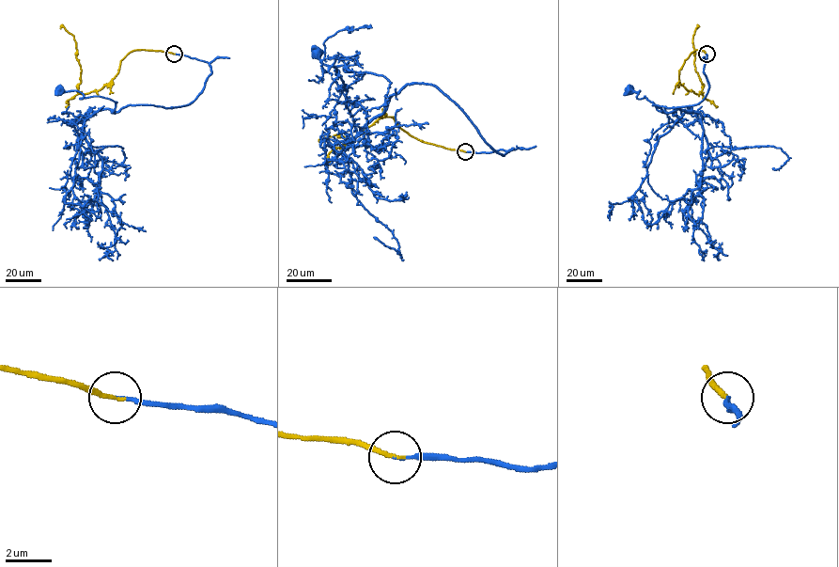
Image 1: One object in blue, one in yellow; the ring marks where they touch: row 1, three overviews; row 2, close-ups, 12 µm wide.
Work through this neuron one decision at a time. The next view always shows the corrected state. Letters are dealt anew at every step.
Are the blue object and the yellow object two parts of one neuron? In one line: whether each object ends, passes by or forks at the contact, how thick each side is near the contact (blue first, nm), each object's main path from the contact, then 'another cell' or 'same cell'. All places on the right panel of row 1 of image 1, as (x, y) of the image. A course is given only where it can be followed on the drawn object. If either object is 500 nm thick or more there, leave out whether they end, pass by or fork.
blue ends | yellow ends | 130/180 nm | blue via (706, 54), (708, 91), (699, 103), (653, 104), (675, 111), (664, 113), (629, 90) | yellow via (706, 54), (695, 50), (679, 70), (679, 83), (695, 94), (702, 85), (693, 62), (697, 28) | same cell

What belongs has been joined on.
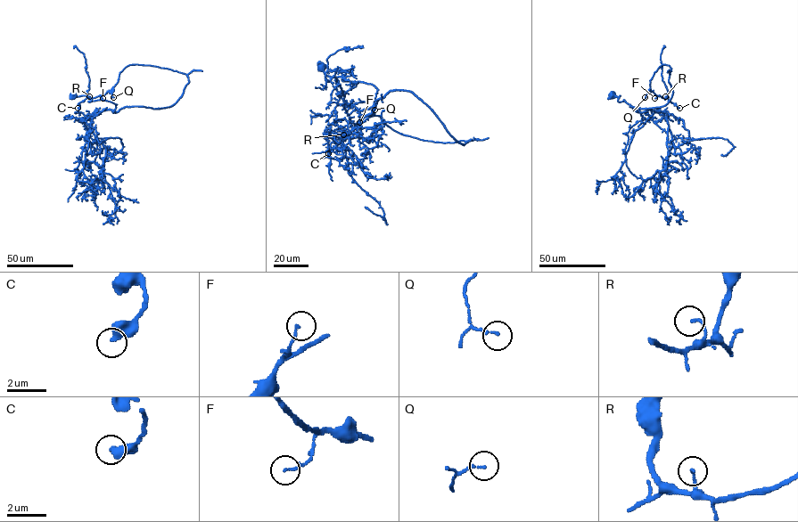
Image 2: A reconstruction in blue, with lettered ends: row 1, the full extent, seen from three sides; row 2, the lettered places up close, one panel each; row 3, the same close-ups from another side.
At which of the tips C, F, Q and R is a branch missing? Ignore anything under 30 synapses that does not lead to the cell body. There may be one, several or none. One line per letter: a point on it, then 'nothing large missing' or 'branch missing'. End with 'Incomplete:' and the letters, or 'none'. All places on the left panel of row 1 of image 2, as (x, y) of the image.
C: place (78, 108); nothing large missing
F: place (102, 98); nothing large missing
Q: place (113, 97); nothing large missing
R: place (89, 96); nothing large missing
Incomplete: none

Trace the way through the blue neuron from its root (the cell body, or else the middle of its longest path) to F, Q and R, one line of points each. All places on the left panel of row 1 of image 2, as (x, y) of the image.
F: (71, 95), (112, 101), (112, 112), (126, 106), (165, 108), (181, 96), (188, 77), (130, 64), (102, 98)
Q: (71, 95), (112, 101), (112, 112), (165, 108), (188, 77), (130, 64), (113, 97)
R: (71, 95), (112, 101), (112, 112), (165, 108), (188, 77), (130, 64), (111, 89), (89, 96)

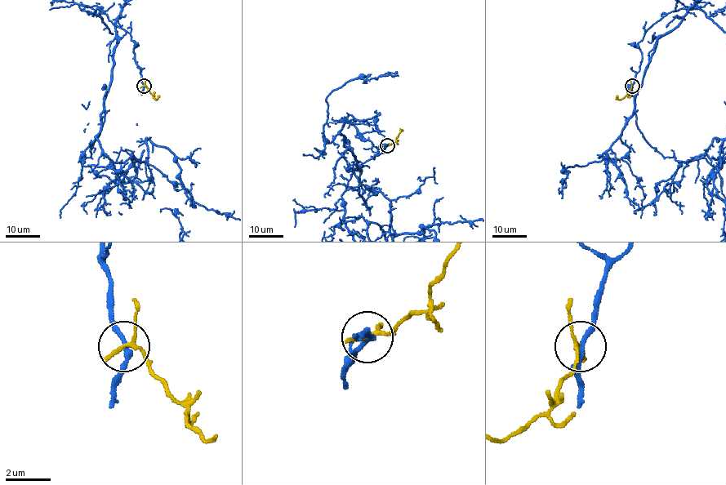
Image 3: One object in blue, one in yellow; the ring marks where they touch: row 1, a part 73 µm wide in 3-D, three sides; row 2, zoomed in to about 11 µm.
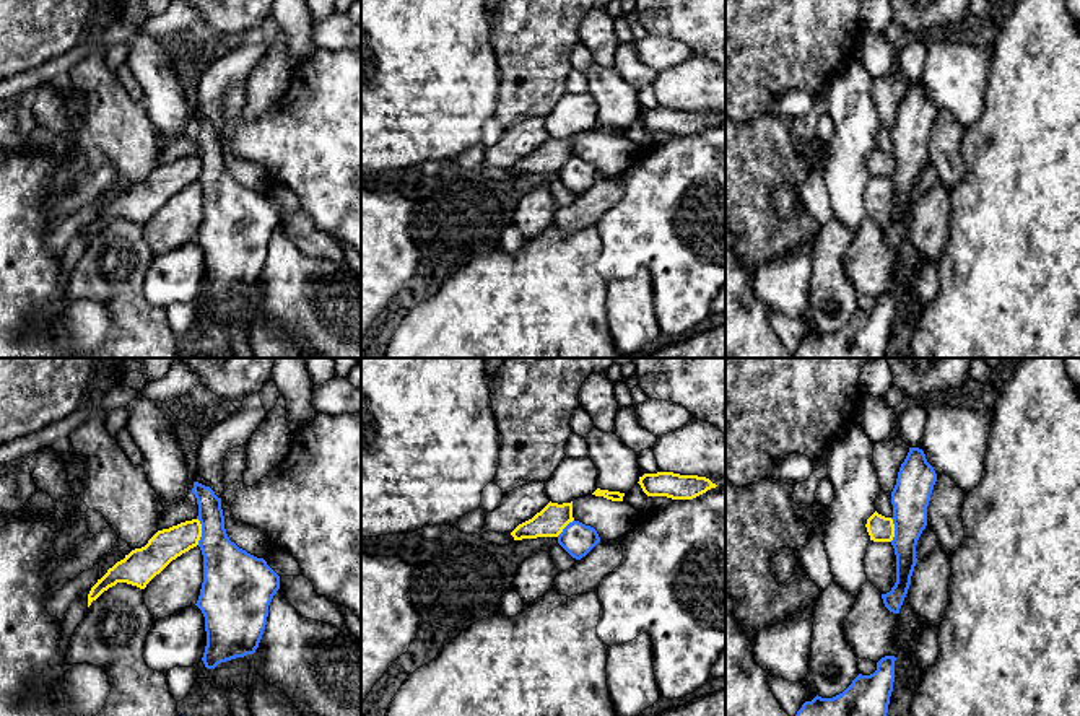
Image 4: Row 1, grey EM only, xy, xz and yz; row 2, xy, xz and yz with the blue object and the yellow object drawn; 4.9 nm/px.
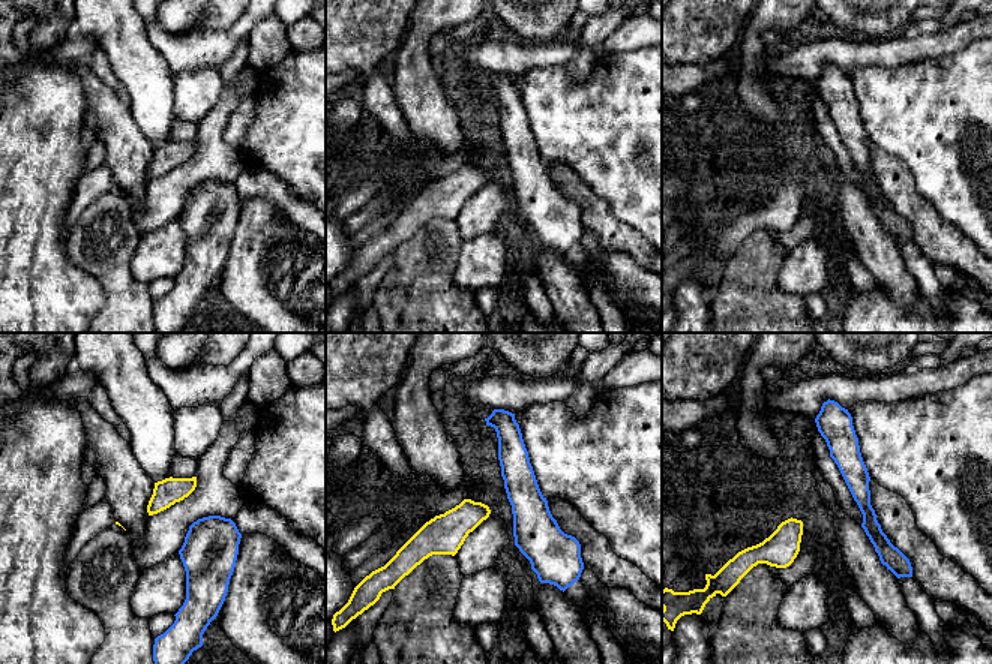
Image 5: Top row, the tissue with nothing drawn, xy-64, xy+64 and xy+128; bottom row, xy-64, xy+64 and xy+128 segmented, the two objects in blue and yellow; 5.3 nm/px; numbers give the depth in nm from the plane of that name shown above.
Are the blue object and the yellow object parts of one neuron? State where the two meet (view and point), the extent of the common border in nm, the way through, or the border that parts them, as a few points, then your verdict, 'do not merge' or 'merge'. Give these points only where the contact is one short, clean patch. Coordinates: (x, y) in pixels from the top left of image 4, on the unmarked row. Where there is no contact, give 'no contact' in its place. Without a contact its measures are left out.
meets blue in xy at (202, 166); contact 140 nm long; border along xy (197, 153), (200, 160), (199, 179); do not merge

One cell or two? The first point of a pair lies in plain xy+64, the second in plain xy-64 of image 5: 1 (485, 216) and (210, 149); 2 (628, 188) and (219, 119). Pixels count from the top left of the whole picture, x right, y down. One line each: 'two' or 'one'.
1: one
2: two

